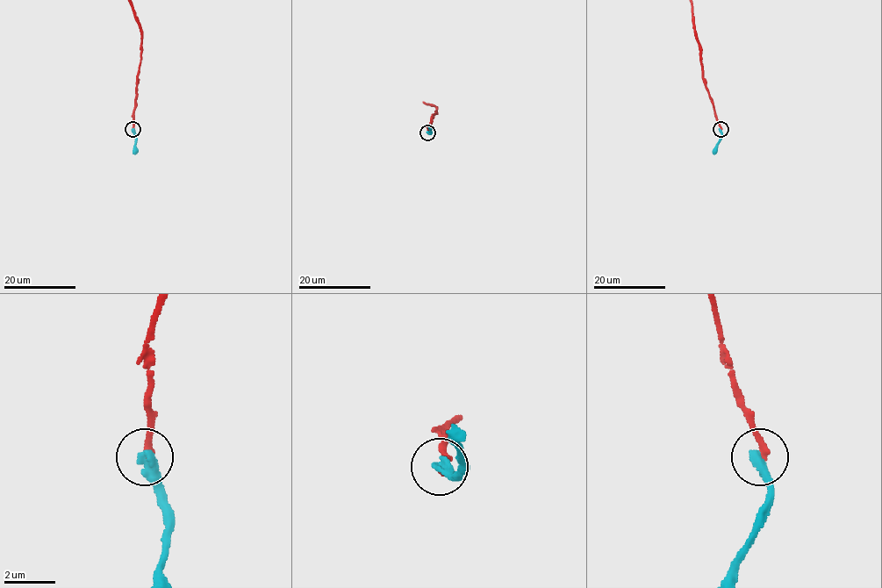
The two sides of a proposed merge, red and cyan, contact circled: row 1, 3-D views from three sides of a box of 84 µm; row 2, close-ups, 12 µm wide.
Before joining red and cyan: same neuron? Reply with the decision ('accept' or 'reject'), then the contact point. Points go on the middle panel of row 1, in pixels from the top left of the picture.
reject; at (427, 132)

